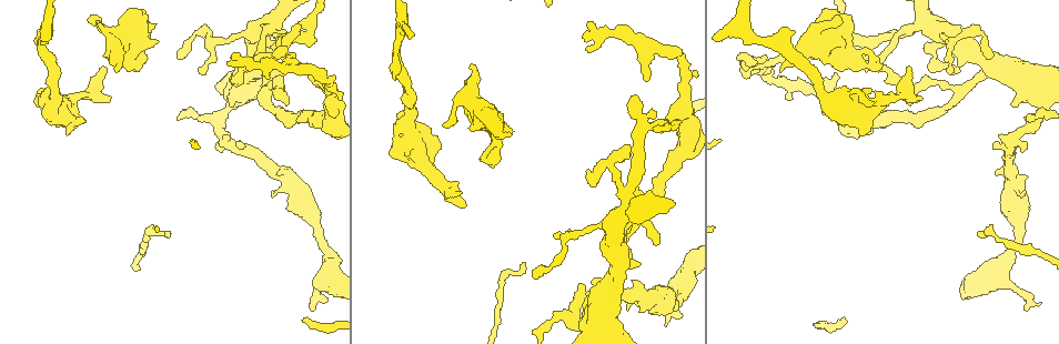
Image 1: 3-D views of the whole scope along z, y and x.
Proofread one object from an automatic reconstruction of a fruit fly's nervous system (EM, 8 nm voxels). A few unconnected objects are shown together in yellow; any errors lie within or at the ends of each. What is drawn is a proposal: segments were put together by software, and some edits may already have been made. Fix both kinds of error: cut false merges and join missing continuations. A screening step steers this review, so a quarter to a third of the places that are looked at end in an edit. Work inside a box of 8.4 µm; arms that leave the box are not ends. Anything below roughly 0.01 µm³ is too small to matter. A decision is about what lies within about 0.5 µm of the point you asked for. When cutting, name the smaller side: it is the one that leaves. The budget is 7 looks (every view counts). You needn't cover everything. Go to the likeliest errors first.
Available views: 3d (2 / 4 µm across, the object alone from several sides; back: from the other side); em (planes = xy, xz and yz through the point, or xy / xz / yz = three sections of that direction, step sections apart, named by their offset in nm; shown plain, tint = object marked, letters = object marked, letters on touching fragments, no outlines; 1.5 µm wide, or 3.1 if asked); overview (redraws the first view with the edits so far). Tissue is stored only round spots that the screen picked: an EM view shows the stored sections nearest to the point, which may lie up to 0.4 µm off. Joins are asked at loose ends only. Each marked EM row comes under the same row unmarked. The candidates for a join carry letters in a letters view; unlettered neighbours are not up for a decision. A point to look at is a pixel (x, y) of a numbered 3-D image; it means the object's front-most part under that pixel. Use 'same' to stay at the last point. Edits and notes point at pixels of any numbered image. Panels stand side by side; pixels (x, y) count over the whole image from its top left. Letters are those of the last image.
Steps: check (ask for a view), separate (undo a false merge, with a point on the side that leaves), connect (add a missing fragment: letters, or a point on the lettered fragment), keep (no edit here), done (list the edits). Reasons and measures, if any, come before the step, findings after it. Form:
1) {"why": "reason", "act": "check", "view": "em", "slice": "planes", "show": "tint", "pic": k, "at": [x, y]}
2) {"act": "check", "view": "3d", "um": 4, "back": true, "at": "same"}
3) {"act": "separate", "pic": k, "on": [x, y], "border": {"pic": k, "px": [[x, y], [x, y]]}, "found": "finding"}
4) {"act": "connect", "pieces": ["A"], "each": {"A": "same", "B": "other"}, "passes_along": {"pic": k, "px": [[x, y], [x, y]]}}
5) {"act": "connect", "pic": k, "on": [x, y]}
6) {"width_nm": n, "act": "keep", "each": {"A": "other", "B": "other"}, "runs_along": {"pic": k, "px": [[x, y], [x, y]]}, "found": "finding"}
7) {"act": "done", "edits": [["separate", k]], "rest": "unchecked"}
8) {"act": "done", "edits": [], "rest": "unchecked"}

{"why": "an open end", "act": "check", "view": "3d", "um": 4, "pic": 1, "at": [102, 65]}

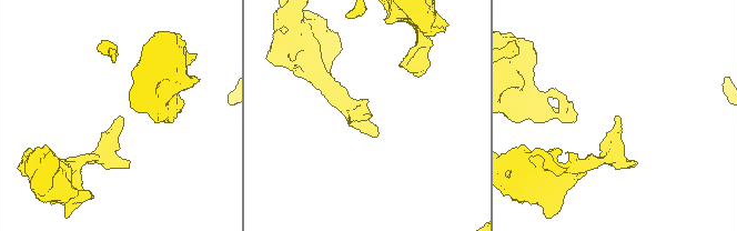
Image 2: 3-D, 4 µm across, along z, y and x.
{"why": "now the EM", "act": "check", "view": "em", "slice": "planes", "show": "tint", "pic": 2, "at": [616, 115]}

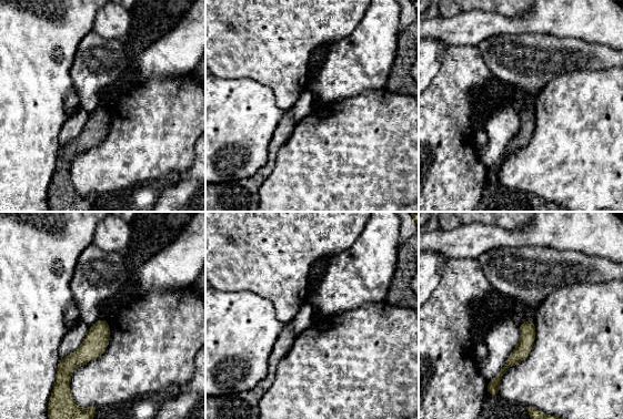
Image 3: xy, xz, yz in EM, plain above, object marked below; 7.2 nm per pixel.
{"act": "check", "view": "em", "slice": "planes", "show": "letters", "at": "same"}

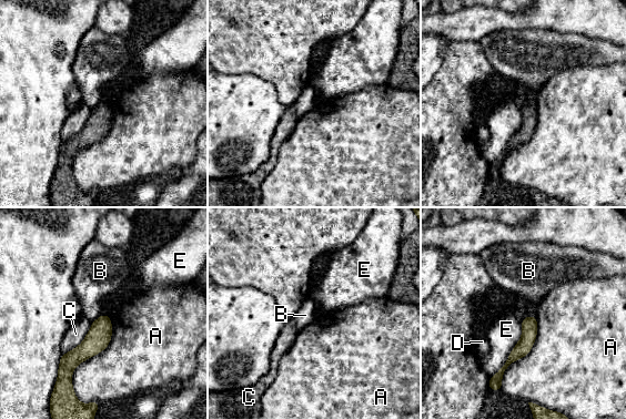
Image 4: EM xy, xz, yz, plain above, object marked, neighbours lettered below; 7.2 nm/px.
{"width_nm": 110, "act": "keep", "each": {"A": "other", "B": "other", "C": "other", "D": "other", "E": "other"}, "runs_along": {"pic": 4, "px": [[105, 317], [100, 333], [63, 368]]}, "found": "none of them fits"}

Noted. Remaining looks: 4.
{"why": "sharp bend", "act": "check", "view": "em", "slice": "planes", "show": "letters", "pic": 1, "at": [737, 26]}

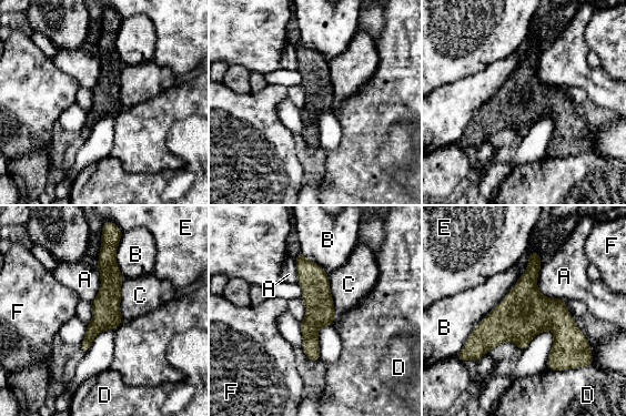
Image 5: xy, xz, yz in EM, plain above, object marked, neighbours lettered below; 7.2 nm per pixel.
{"width_nm": 200, "act": "keep", "each": {"A": "other", "B": "other", "C": "other", "D": "other", "E": "other", "F": "other"}, "found": "all the same neuron"}

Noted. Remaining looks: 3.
{"why": "branch stops here", "act": "check", "view": "em", "slice": "xz", "step": 4, "show": "tint", "pic": 1, "at": [199, 73]}

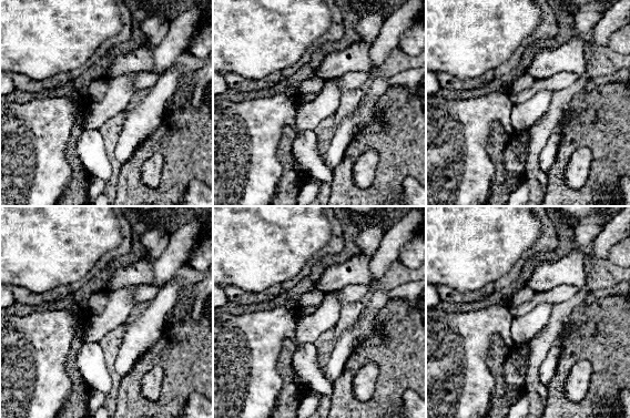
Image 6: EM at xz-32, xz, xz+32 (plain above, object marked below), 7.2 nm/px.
{"why": "cut it another way", "act": "check", "view": "em", "slice": "planes", "show": "letters", "at": "same"}

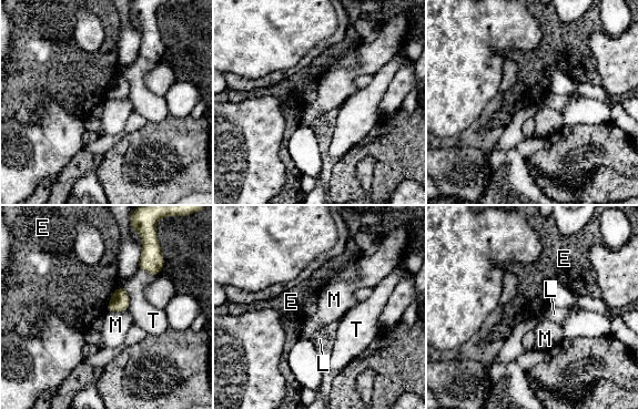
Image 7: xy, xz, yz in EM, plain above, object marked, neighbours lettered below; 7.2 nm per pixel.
{"act": "keep", "each": {"E": "other", "L": "other", "M": "other", "T": "other"}, "border": {"pic": 7, "px": [[120, 285], [112, 294], [107, 310]]}, "found": "no lettered fragment goes on from it"}

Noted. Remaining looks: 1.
{"act": "done", "edits": [], "rest": "unchecked"}

